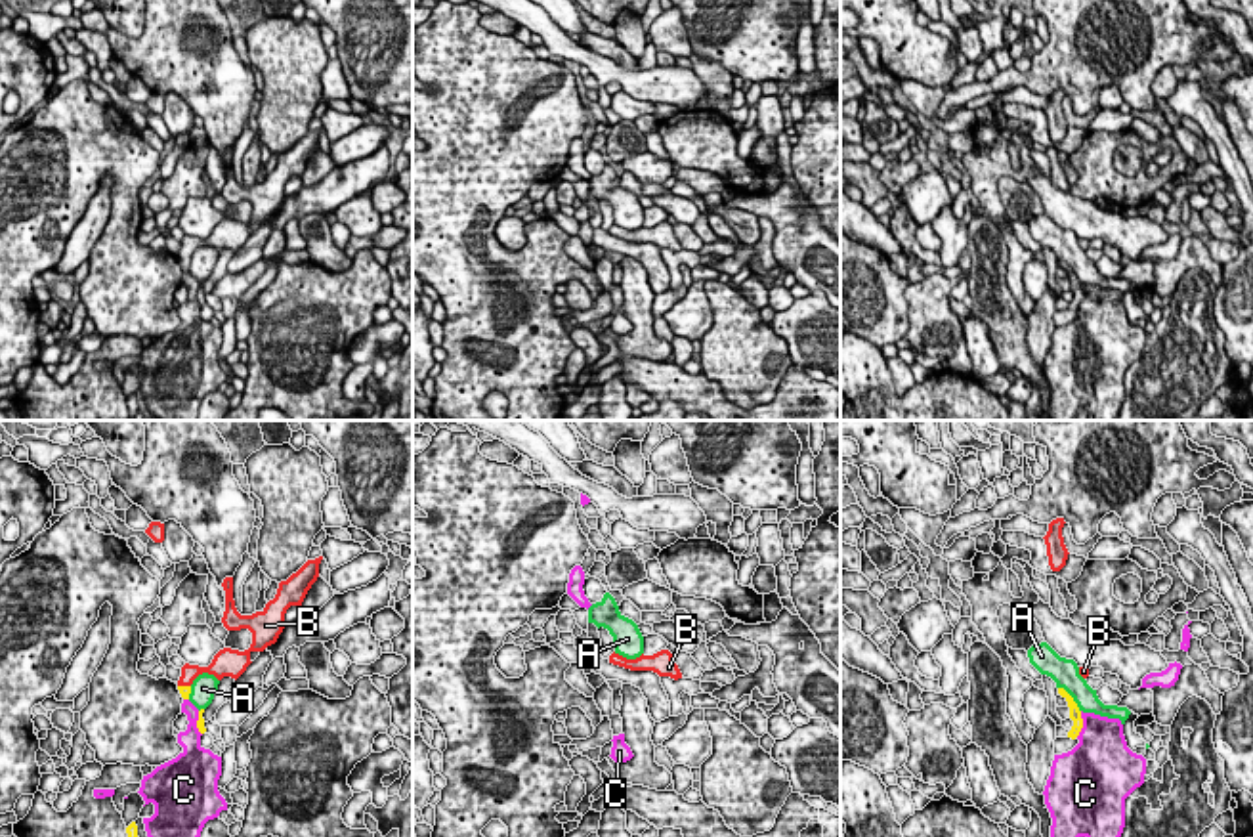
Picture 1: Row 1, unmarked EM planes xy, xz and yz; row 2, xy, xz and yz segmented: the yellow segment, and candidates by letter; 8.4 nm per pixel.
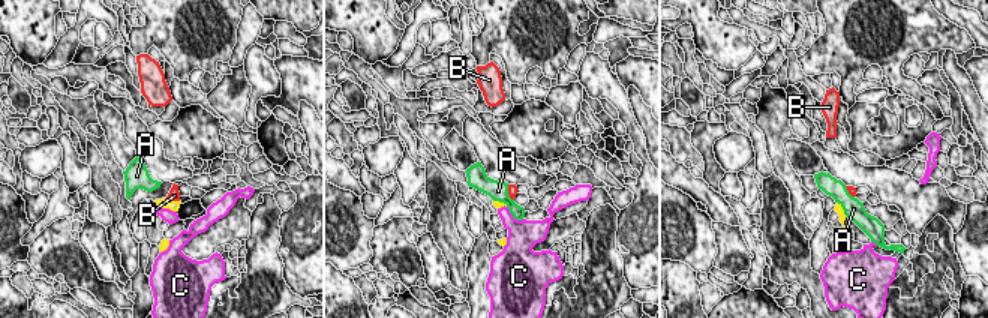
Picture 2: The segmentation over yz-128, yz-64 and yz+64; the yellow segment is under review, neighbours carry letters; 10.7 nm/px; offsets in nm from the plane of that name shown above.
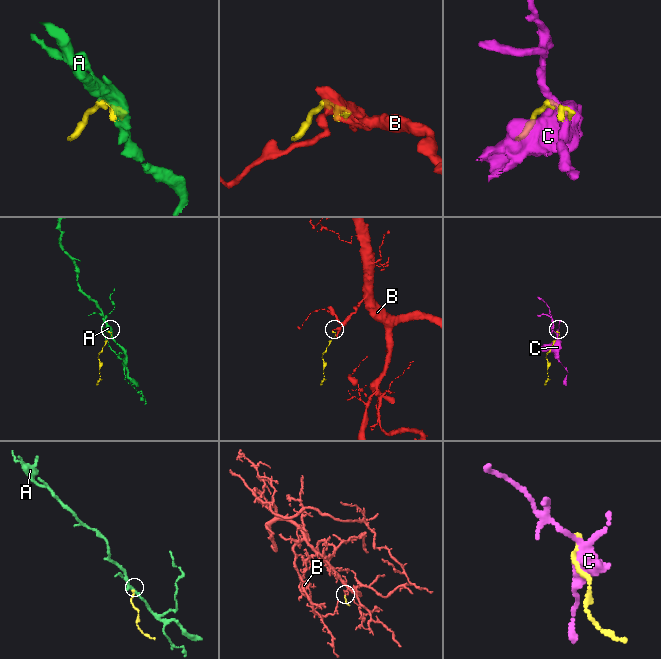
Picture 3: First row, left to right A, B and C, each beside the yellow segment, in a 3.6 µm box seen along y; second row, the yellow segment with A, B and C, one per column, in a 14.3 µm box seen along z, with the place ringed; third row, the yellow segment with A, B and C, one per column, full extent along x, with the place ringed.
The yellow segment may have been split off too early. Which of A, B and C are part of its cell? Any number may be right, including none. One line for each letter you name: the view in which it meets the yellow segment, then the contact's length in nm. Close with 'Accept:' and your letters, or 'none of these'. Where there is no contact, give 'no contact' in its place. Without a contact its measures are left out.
B: xy | 110 nm
Accept: B

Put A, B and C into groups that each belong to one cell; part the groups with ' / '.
A / B / C

